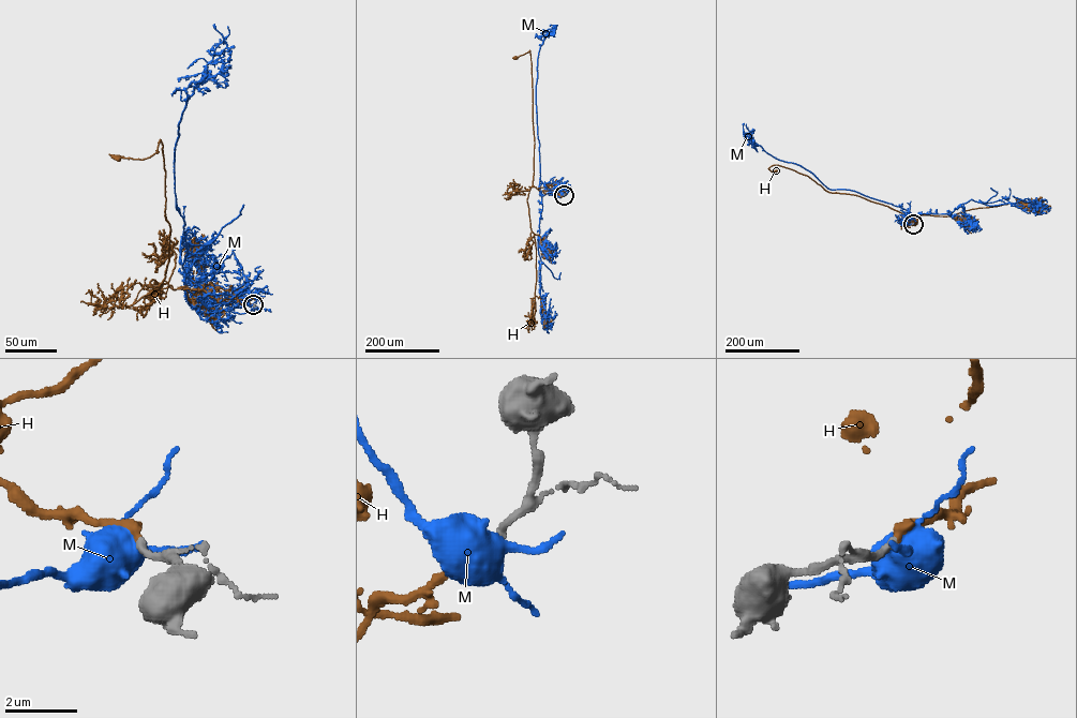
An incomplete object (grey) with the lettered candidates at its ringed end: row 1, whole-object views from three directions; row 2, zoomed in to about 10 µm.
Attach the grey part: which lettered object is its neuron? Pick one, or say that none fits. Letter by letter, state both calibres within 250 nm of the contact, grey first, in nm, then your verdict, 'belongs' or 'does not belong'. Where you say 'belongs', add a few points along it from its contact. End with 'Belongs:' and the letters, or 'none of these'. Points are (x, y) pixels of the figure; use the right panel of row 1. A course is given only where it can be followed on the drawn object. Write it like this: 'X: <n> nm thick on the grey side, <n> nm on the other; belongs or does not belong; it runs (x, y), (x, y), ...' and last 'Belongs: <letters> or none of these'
H: 200 nm thick on the grey side, 280 nm on the other; belongs; it runs (913, 224), (887, 206), (855, 195), (829, 193), (795, 170), (778, 165), (768, 167), (775, 170)
M: 200 nm thick on the grey side, 400 nm on the other; does not belong
Belongs: H

